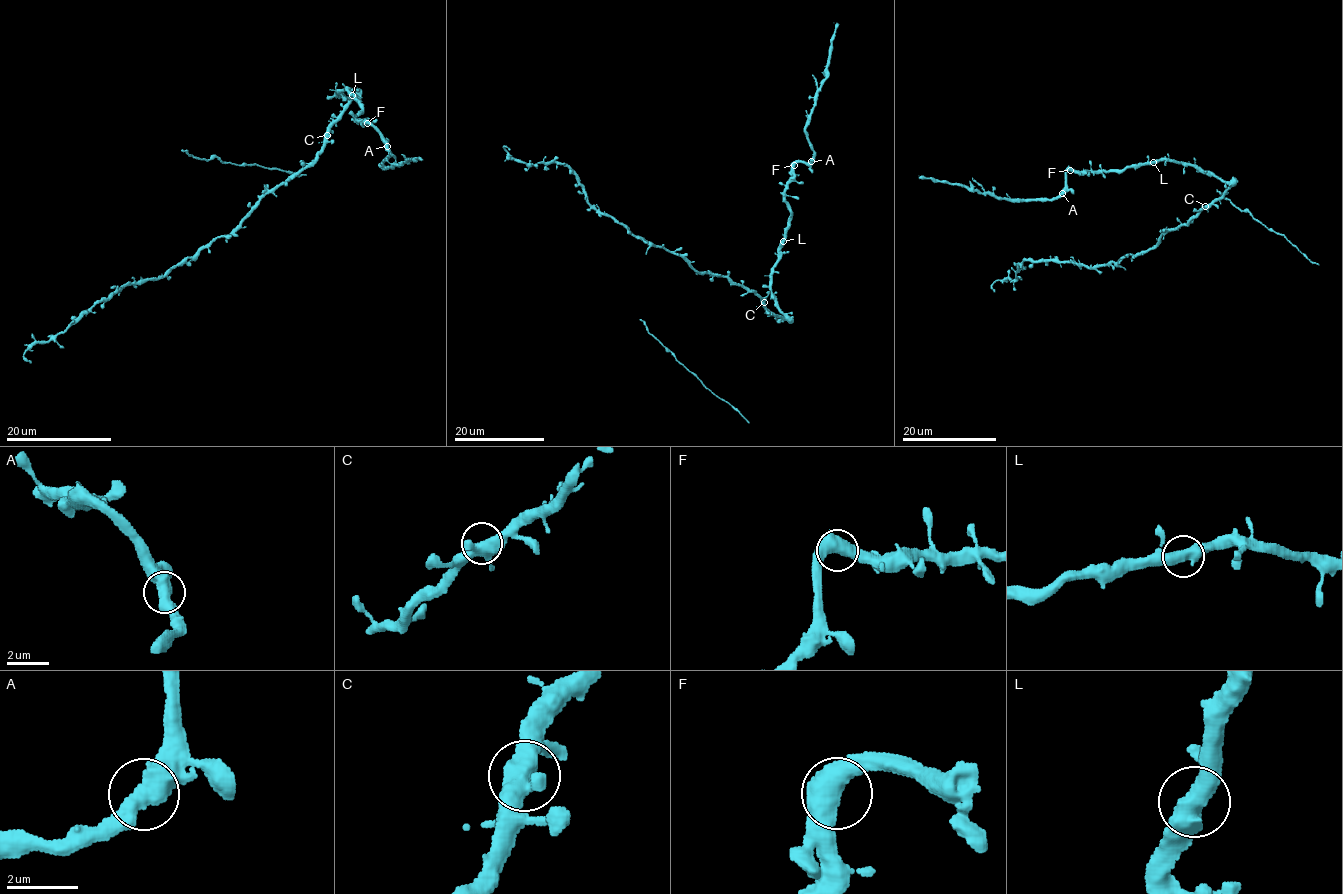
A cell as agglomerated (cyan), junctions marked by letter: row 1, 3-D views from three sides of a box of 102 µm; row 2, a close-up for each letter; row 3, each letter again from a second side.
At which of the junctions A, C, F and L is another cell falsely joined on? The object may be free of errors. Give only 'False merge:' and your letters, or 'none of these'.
False merge: none of these

